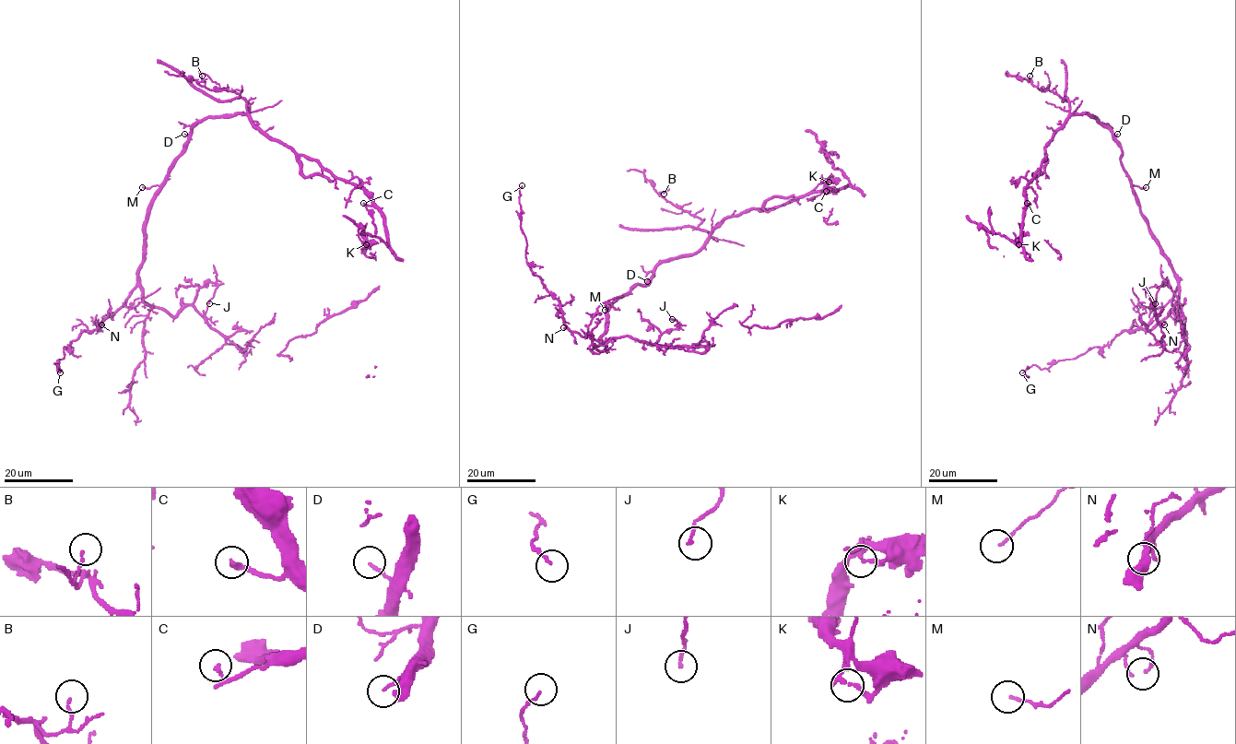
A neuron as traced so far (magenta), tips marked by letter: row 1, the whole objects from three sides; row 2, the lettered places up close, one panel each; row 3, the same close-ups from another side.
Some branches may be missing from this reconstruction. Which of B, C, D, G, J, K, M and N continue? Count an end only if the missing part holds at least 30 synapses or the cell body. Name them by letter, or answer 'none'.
none

